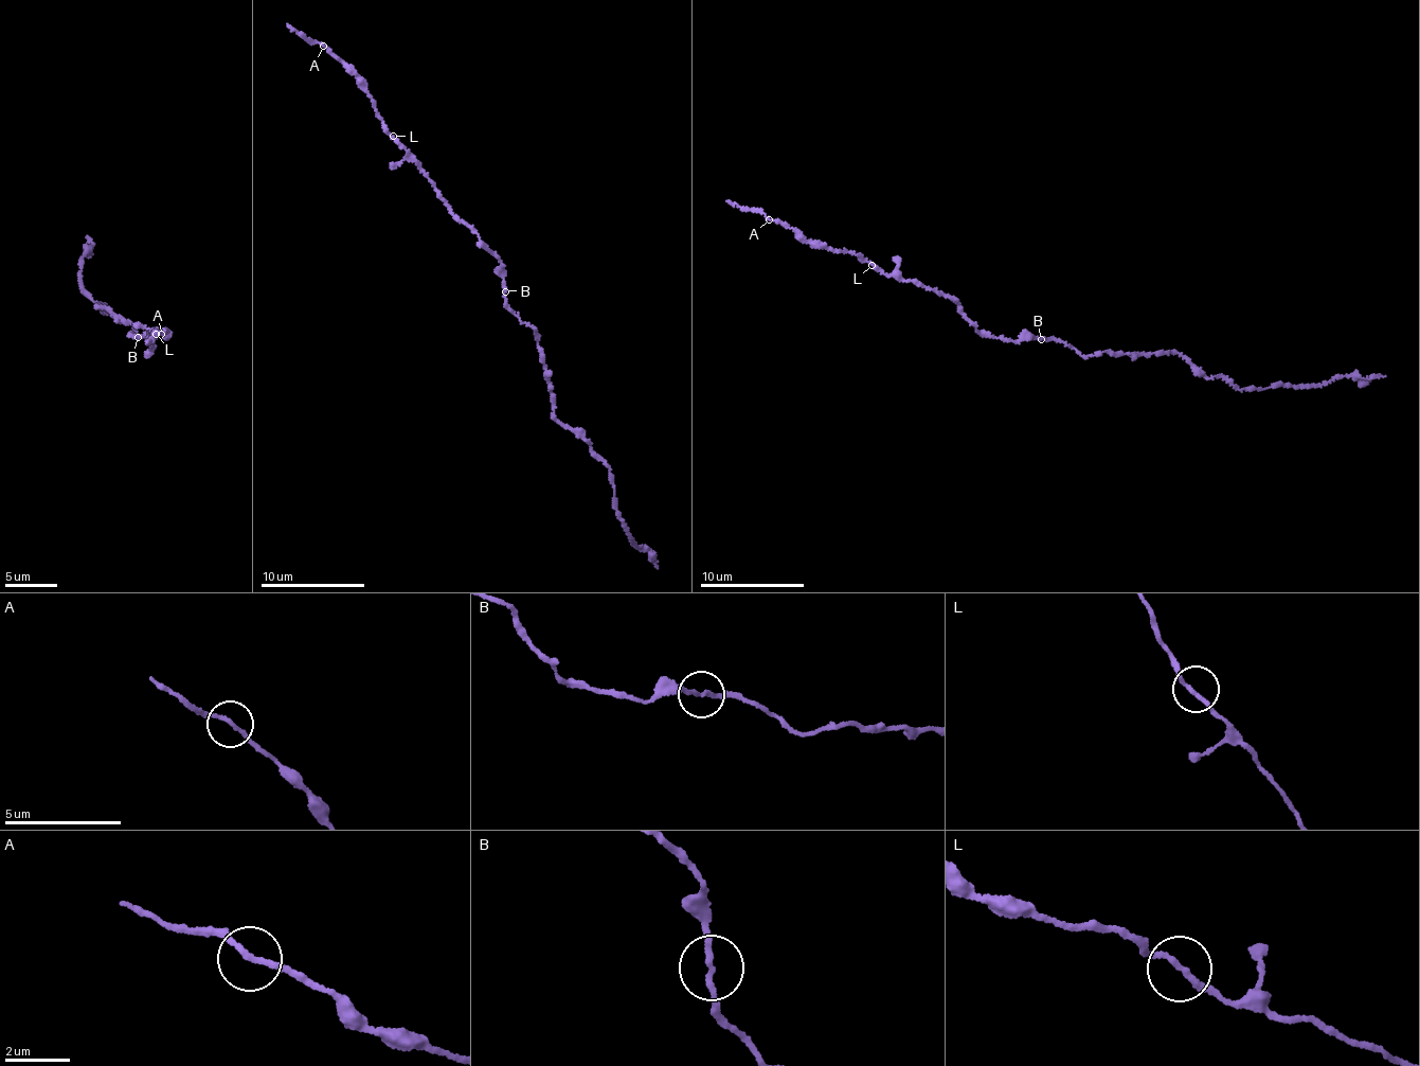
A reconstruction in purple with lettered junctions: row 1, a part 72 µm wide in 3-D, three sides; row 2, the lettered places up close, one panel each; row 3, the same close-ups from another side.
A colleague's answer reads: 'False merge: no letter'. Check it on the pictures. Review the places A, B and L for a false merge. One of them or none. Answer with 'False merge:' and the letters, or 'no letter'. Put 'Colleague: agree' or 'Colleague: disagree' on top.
Colleague: agree
False merge: no letter

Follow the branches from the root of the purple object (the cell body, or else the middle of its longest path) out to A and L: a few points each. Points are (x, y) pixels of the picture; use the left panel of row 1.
A: (135, 335), (154, 342), (150, 354), (148, 336), (171, 336), (161, 334)
L: (135, 335), (154, 342), (150, 354), (148, 336), (153, 331), (156, 334)

